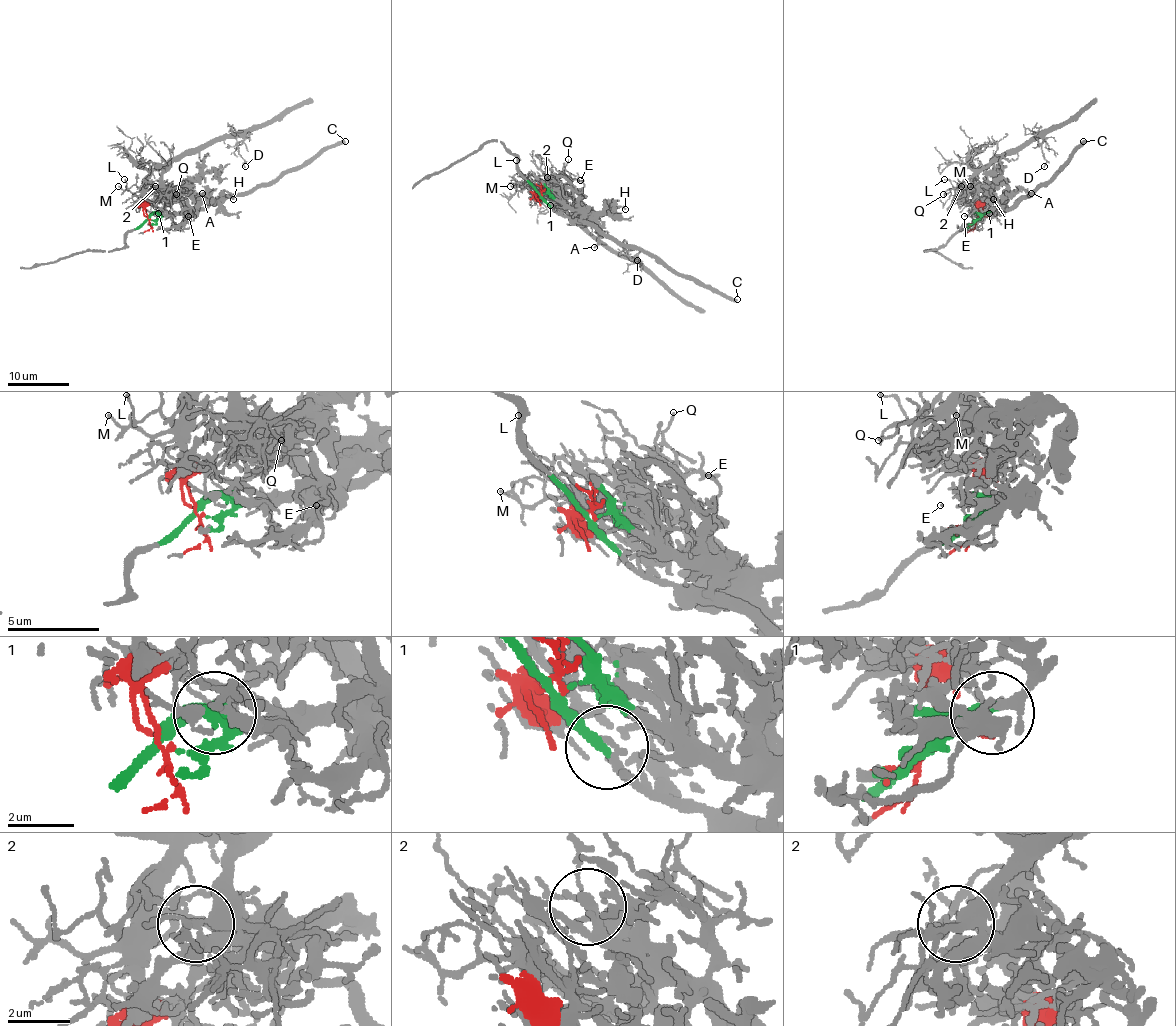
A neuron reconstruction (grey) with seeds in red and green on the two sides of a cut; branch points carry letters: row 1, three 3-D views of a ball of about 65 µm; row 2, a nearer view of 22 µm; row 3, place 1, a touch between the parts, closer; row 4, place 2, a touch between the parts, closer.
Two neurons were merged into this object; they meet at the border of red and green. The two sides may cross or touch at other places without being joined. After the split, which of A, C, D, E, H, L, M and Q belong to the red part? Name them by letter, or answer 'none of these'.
D, L, M, Q

